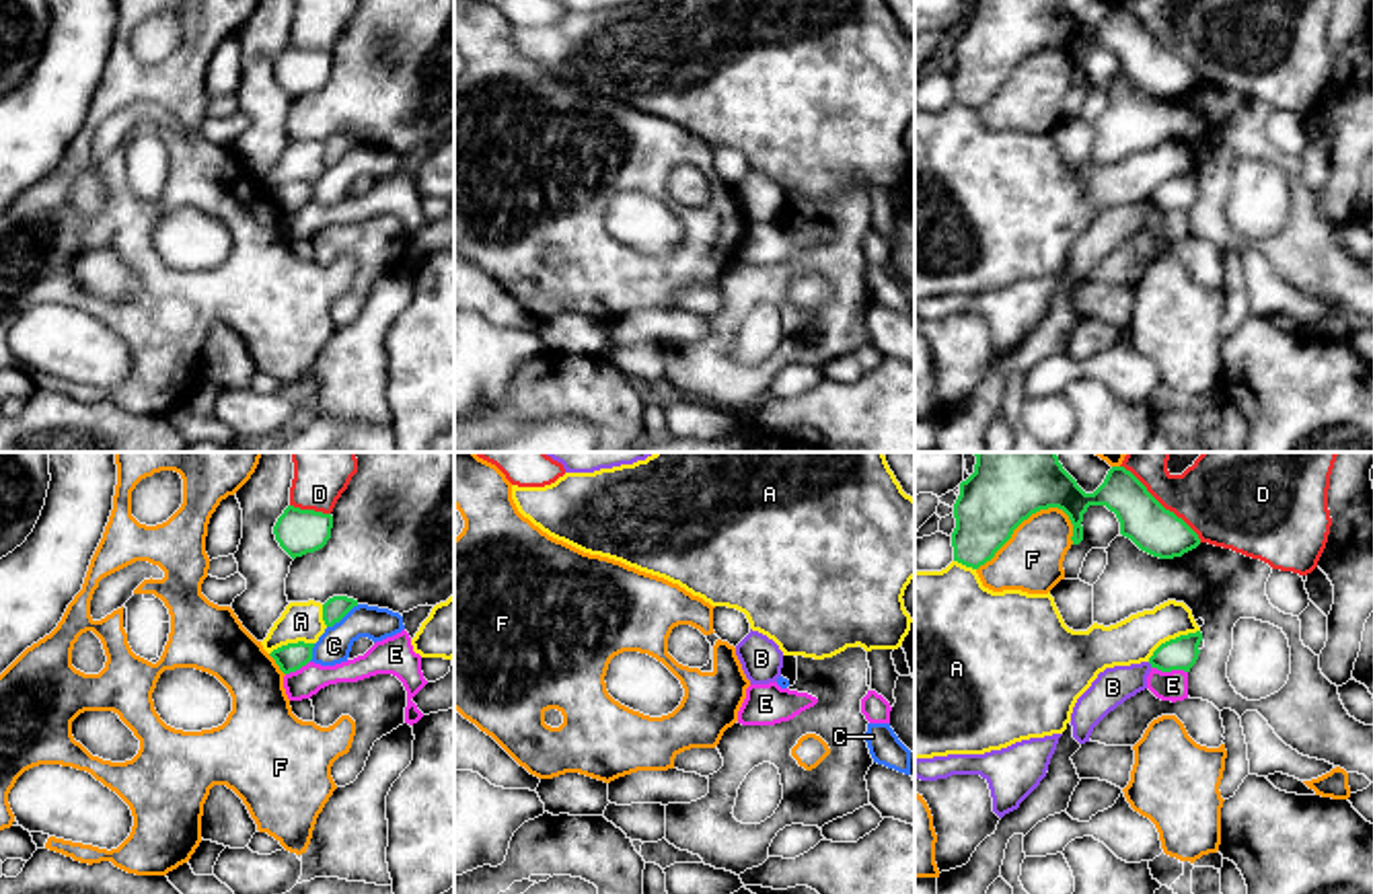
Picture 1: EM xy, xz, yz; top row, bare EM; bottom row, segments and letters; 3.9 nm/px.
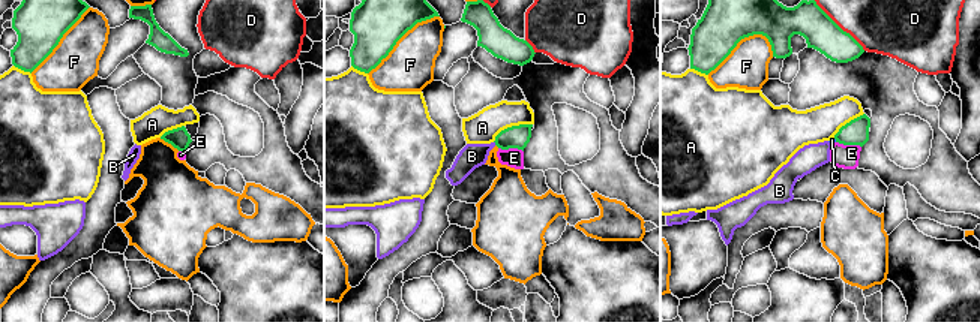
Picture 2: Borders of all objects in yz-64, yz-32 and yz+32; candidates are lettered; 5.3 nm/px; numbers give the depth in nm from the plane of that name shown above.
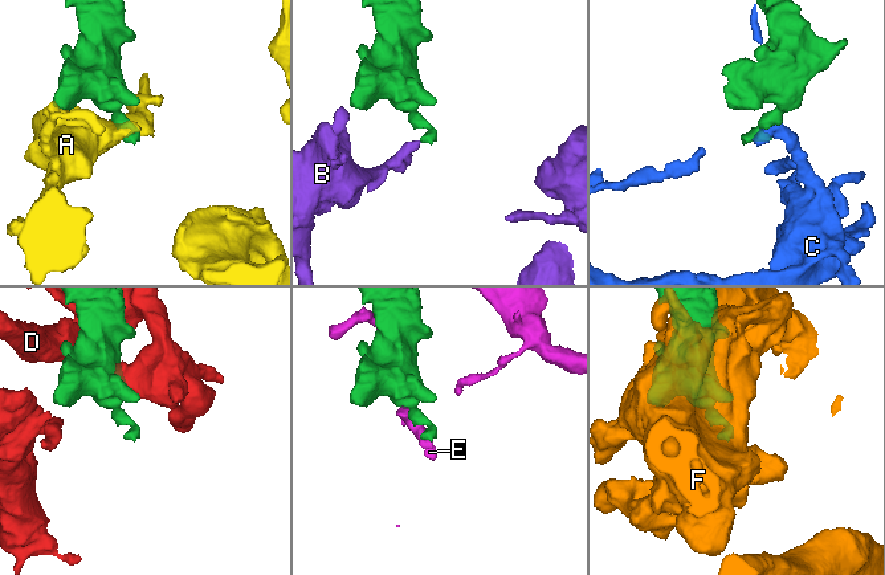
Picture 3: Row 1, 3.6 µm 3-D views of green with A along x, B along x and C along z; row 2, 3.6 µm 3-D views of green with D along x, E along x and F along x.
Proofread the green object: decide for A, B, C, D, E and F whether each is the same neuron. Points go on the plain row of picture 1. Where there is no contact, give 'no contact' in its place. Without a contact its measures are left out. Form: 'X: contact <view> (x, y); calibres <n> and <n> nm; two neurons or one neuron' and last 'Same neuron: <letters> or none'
A: contact yz (1172, 179); calibres 130 and 180 nm; two neurons
B: contact yz (1149, 202); calibres 130 and 150 nm; two neurons
C: contact xy (342, 157); calibres 90 and 140 nm; two neurons
D: contact yz (1160, 44); calibres 190 and 320 nm; two neurons
E: contact yz (1170, 210); calibres 130 and 110 nm; two neurons
F: contact yz (1020, 62); calibres 280 and 240 nm; two neurons
Same neuron: none

